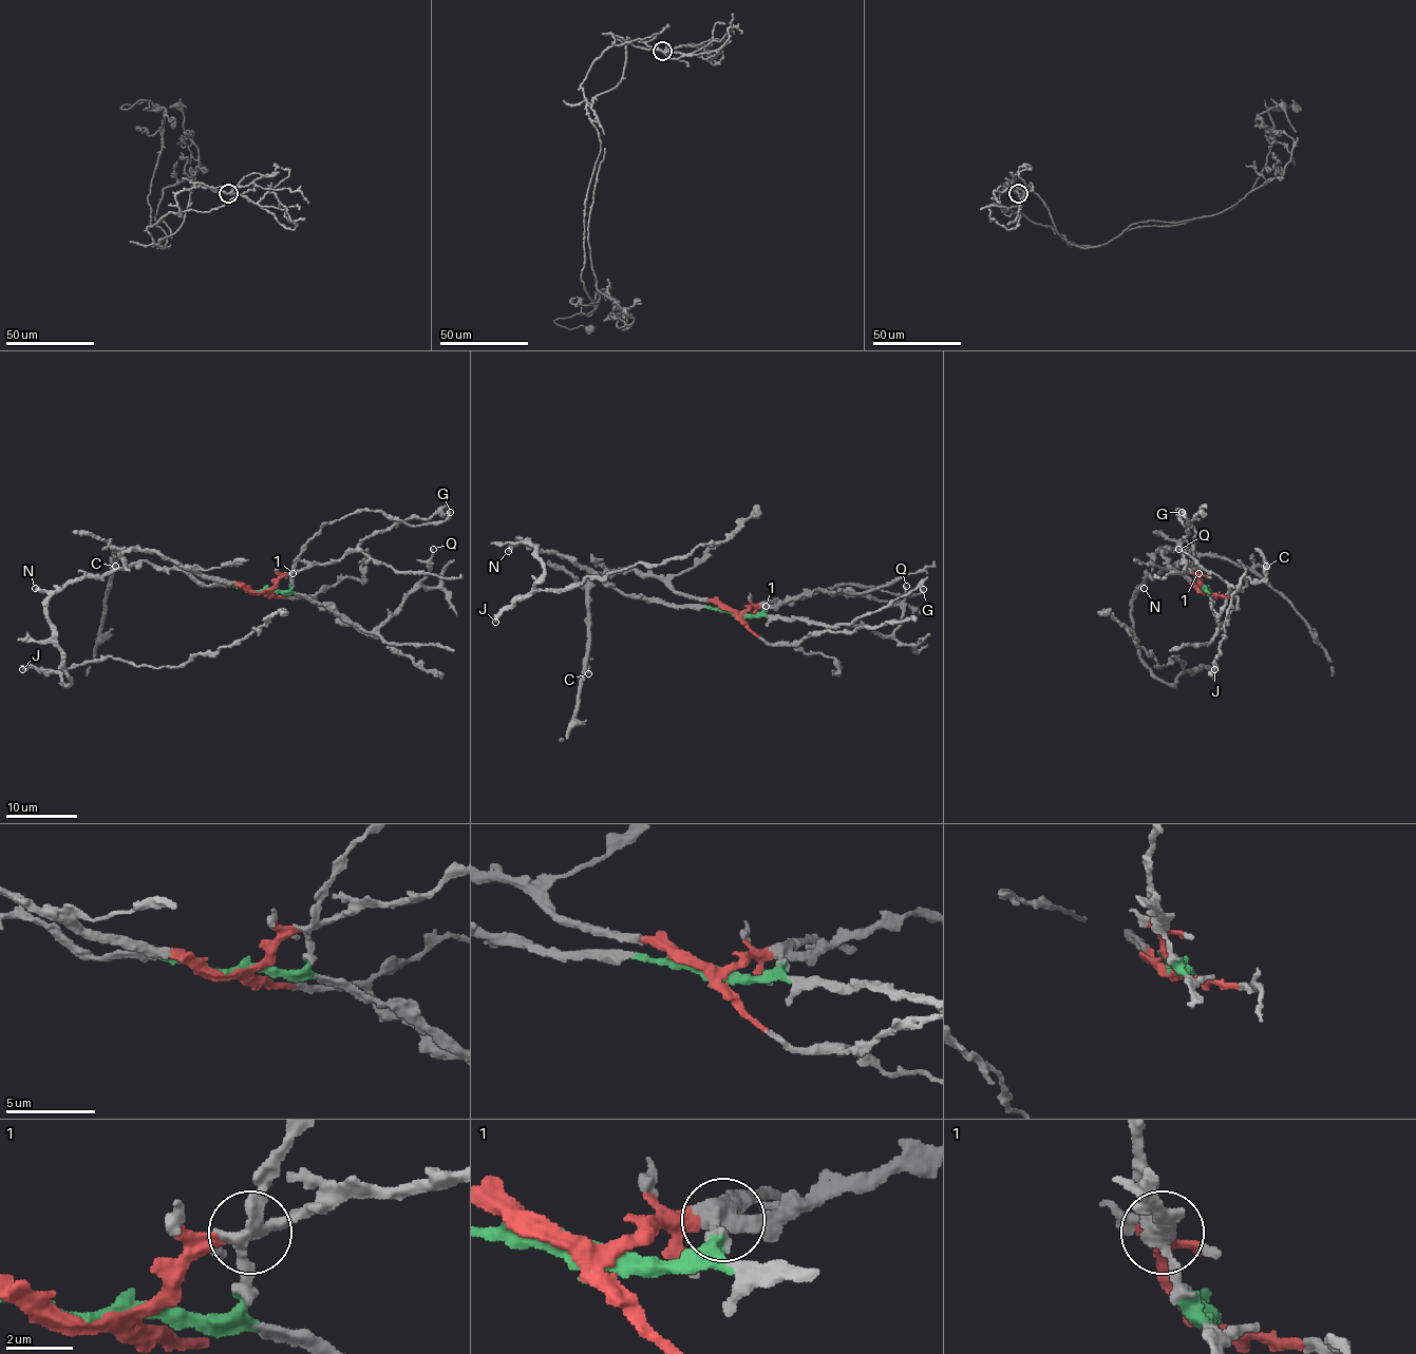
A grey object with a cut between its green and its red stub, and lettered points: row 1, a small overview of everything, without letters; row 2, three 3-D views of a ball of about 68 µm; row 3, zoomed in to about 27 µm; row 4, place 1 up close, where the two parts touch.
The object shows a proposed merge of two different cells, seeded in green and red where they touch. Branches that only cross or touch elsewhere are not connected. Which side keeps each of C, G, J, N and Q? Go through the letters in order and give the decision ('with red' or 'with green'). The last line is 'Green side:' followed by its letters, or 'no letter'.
C: with red
G: with green
J: with green
N: with green
Q: with green
Green side: G, J, N, Q

